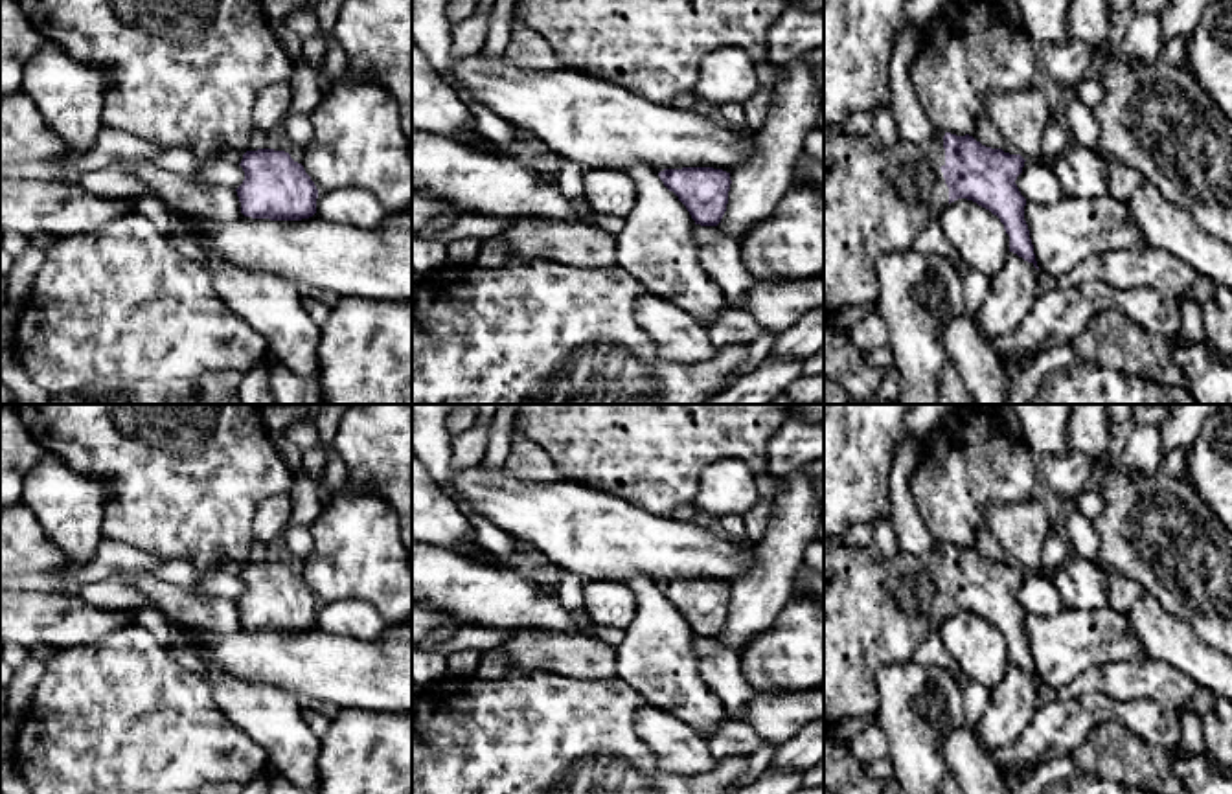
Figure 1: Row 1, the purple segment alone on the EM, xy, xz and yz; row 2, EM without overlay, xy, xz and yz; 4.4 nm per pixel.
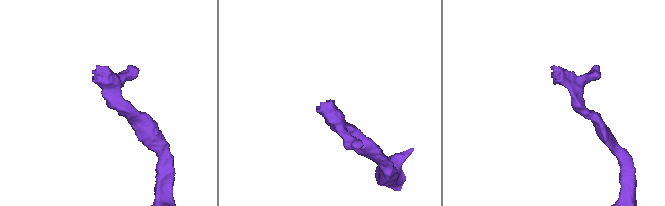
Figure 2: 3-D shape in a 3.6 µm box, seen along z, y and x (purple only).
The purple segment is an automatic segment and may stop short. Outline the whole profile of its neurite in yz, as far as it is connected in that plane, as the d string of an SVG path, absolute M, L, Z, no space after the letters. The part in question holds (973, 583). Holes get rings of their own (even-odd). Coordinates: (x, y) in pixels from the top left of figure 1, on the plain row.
M824 537L824 733L846 719L875 715L877 671L907 662L930 629L958 610L997 627L1010 647L1010 664L1039 682L1024 632L1026 610L1015 596L1024 573L1021 566L986 559L969 546L936 542L921 555L899 551L886 557L875 542L857 546Z

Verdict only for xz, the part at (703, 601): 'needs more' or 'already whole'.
already whole

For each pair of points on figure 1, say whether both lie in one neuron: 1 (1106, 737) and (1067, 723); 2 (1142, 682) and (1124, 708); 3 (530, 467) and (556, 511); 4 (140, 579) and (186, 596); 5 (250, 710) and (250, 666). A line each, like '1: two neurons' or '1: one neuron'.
1: two neurons
2: two neurons
3: two neurons
4: one neuron
5: two neurons

